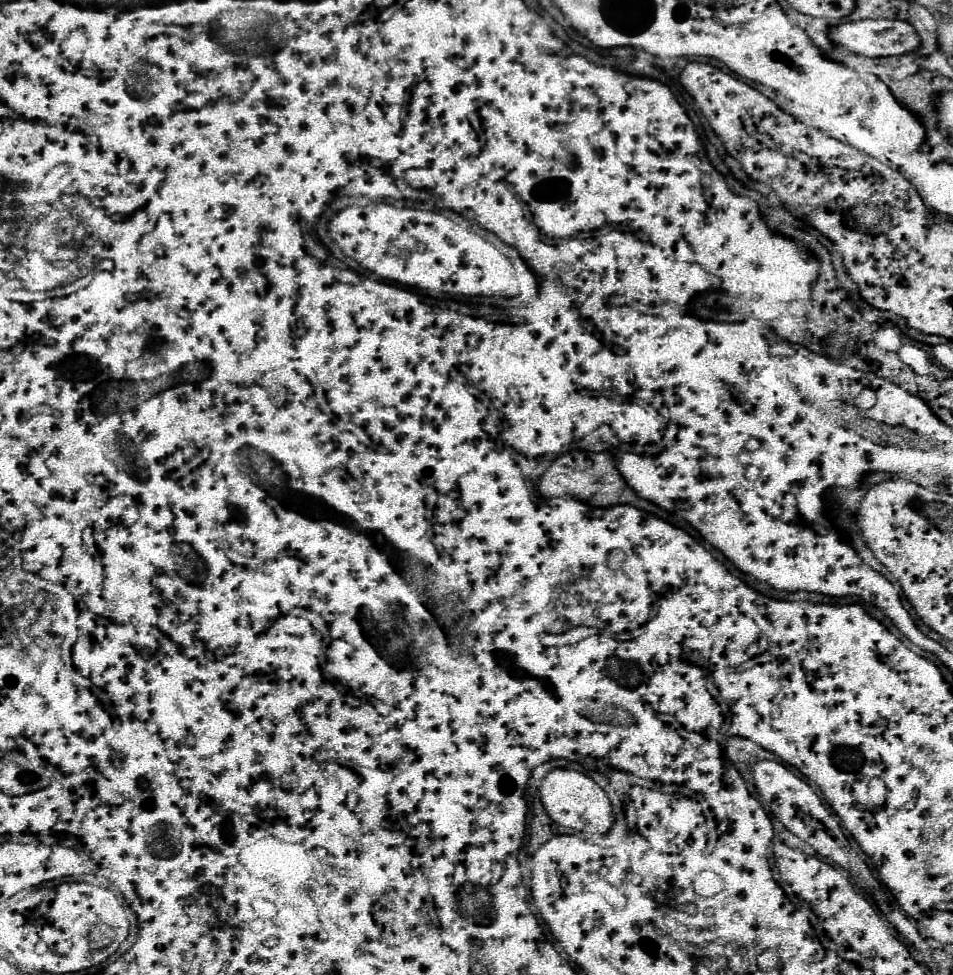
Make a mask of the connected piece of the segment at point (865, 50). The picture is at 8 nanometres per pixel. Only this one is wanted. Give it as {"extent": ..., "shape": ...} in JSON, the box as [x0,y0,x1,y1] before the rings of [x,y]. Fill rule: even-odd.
{"extent":[829,20,919,58],"shape":[[[851,20],[837,26],[829,26],[829,38],[831,42],[847,48],[853,54],[867,56],[867,58],[879,58],[879,56],[897,56],[905,54],[909,50],[915,50],[919,44],[919,36],[915,28],[905,20]]]}

